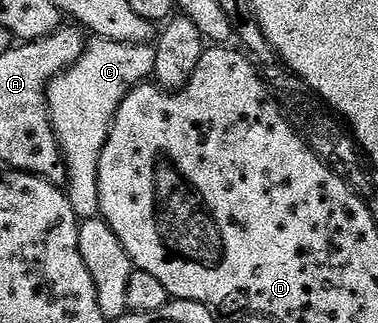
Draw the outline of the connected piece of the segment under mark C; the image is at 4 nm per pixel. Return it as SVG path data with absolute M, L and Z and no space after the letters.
M94 37L87 42L86 49L80 58L67 71L60 72L46 91L46 100L50 106L50 120L66 162L70 204L78 214L79 220L99 218L100 157L104 153L104 145L108 141L110 127L114 124L114 114L120 109L124 97L128 97L128 93L134 87L153 76L155 65L156 53L150 43L121 43L120 41L108 41Z

